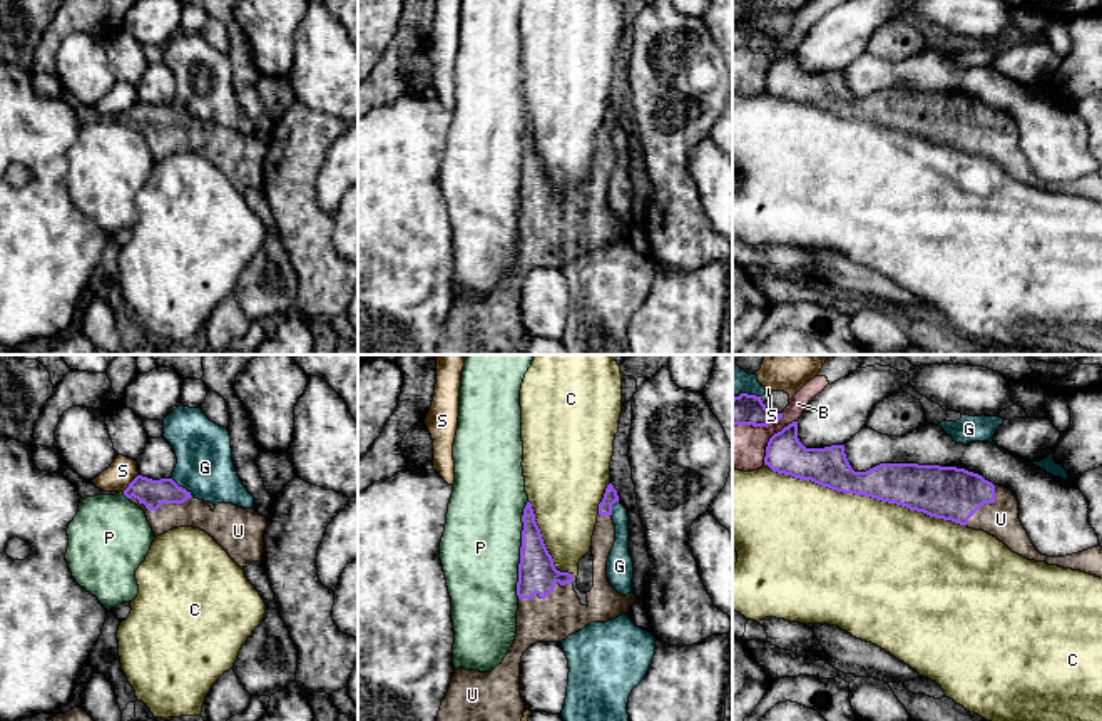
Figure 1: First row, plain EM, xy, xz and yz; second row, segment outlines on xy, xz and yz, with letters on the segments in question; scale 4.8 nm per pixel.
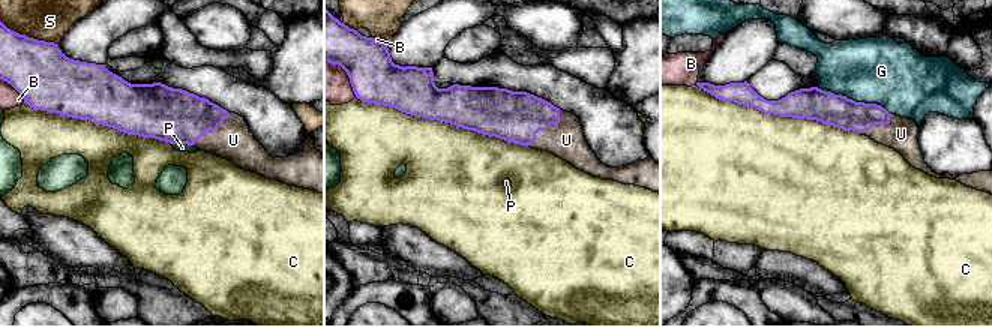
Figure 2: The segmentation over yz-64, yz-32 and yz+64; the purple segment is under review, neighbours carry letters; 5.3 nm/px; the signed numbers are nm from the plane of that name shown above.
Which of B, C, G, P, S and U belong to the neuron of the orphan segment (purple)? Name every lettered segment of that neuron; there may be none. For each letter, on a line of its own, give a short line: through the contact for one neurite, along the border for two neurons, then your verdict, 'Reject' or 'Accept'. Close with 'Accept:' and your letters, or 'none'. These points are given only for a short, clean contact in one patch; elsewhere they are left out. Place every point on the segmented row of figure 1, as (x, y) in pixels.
B: Reject
C: Reject
G: Reject
P: Reject
S: Reject
U: Accept
Accept: U

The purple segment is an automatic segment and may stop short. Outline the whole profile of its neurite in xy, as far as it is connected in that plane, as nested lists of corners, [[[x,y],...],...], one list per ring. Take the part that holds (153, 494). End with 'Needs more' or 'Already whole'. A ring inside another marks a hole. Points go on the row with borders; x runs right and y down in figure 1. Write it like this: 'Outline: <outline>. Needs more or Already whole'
Outline: [[[142,475],[129,483],[124,495],[144,510],[156,537],[194,527],[209,534],[241,569],[263,560],[268,519],[254,509],[222,502],[212,510],[172,478],[152,480]]]. Needs more

